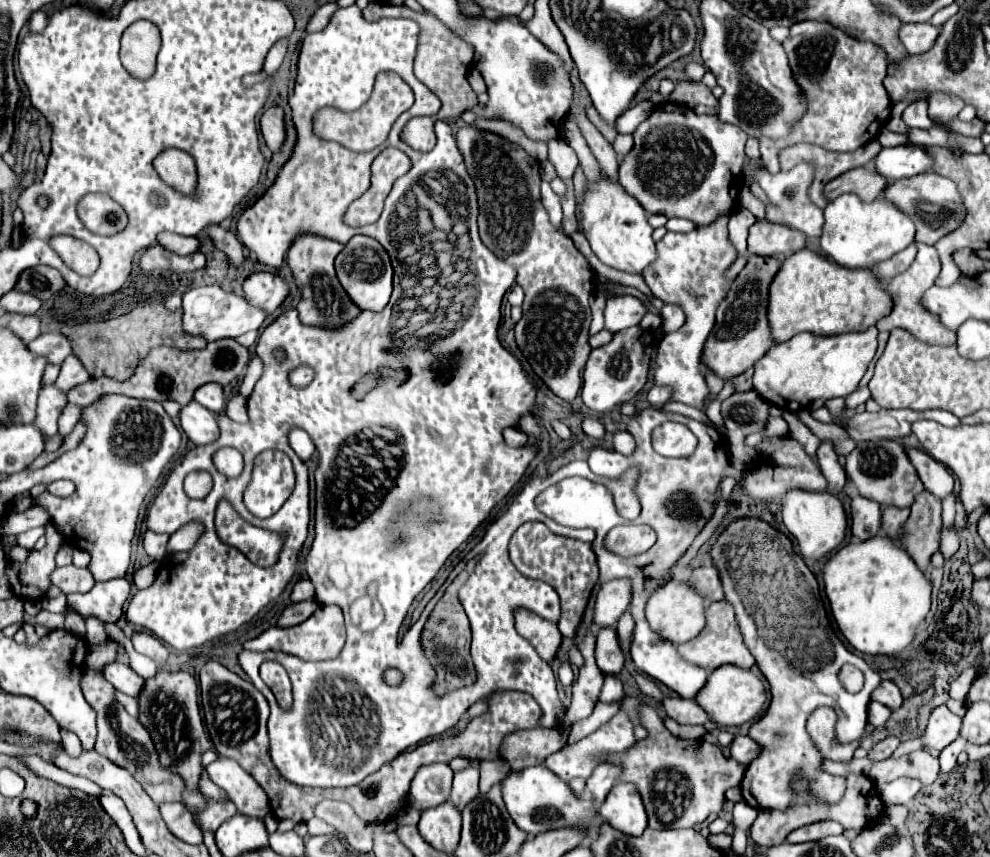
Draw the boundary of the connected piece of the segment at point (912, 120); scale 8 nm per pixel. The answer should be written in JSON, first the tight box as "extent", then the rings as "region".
{"extent":[903,101,933,129],"region":[[[917,101],[917,103],[909,105],[903,111],[903,121],[913,129],[929,129],[933,125],[933,121],[927,115],[927,103],[925,101]]]}

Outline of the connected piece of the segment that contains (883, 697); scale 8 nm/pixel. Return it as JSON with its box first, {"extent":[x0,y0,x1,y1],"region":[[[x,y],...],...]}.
{"extent":[871,681,903,711],"region":[[[881,681],[881,684],[871,695],[871,700],[883,703],[885,707],[889,707],[891,711],[897,711],[903,705],[903,697],[899,687],[893,681]]]}

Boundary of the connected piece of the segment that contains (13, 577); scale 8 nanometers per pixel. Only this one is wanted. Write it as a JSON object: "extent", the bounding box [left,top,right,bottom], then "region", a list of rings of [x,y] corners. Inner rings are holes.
{"extent":[5,523,63,599],"region":[[[49,523],[49,541],[41,551],[31,549],[25,561],[9,561],[5,575],[17,597],[45,599],[51,587],[51,573],[57,569],[55,555],[63,543],[63,533],[57,525]]]}

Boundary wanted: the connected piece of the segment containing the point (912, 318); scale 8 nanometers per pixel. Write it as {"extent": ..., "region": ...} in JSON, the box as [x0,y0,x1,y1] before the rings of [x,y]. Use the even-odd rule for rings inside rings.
{"extent":[876,243,955,345],"region":[[[917,243],[919,247],[919,253],[915,257],[915,261],[911,263],[911,267],[893,277],[889,283],[887,283],[887,291],[893,295],[893,309],[891,313],[879,320],[876,324],[877,329],[881,331],[890,332],[894,328],[907,329],[909,333],[913,333],[917,339],[921,339],[923,343],[941,343],[941,345],[951,345],[955,343],[955,331],[947,329],[941,319],[933,313],[929,313],[923,305],[921,305],[921,297],[923,293],[935,285],[935,279],[939,277],[939,271],[941,271],[941,261],[939,261],[939,255],[937,255],[937,249],[935,247],[929,247],[929,245],[923,245],[923,243]]]}

